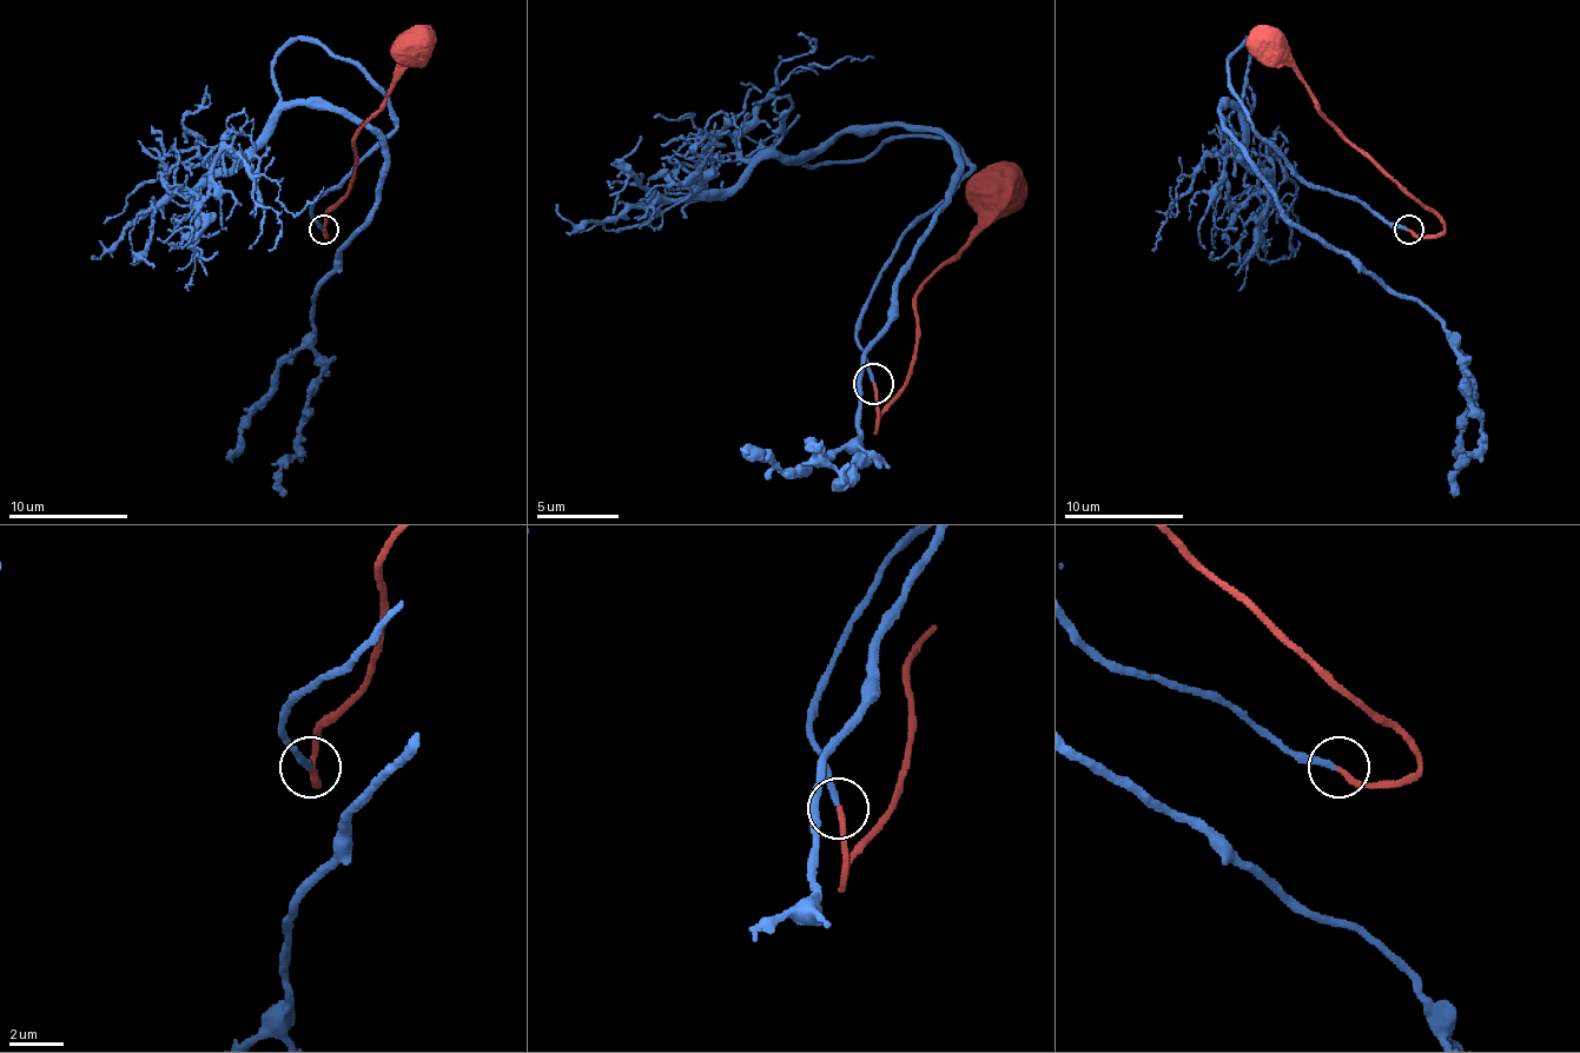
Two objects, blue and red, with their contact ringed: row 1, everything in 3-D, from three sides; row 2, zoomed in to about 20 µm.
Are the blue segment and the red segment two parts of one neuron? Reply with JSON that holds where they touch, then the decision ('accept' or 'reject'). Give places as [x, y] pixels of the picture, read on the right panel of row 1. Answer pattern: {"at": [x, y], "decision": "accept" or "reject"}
{"at": [1409, 229], "decision": "accept"}

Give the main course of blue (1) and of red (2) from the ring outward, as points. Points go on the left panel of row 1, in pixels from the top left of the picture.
1: (323, 230), (395, 110), (296, 38), (275, 92), (352, 113), (385, 170), (313, 296), (284, 496)
2: (323, 230), (325, 236), (325, 224), (352, 181), (356, 131), (379, 107), (391, 80), (428, 35)

